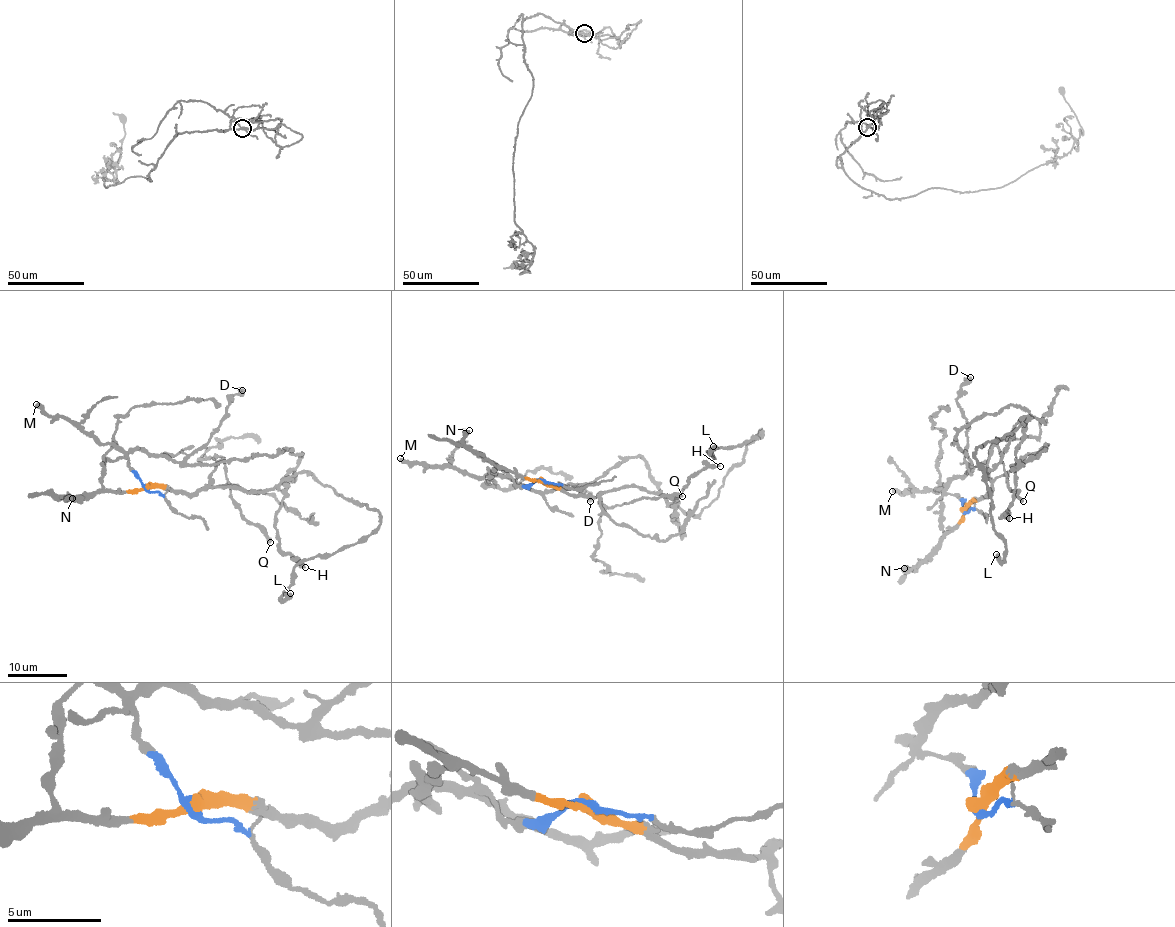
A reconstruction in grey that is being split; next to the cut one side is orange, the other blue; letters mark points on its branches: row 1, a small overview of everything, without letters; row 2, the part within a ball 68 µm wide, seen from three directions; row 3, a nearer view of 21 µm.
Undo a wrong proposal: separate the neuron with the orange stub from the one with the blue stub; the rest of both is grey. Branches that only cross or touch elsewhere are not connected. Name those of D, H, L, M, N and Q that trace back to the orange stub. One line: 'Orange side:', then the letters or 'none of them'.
Orange side: L, N, Q

